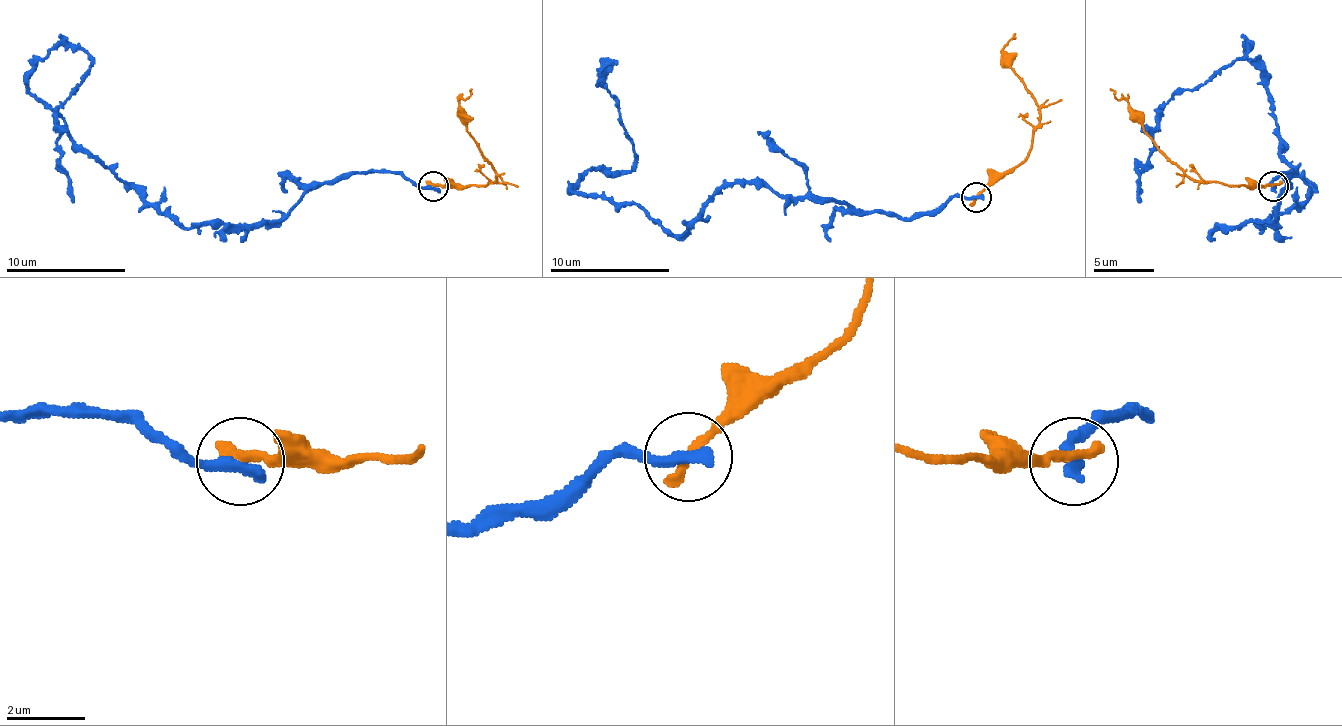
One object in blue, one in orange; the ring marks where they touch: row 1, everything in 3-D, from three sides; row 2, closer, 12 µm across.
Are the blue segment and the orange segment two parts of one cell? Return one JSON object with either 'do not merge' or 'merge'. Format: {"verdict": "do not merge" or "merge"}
{"verdict": "do not merge"}

